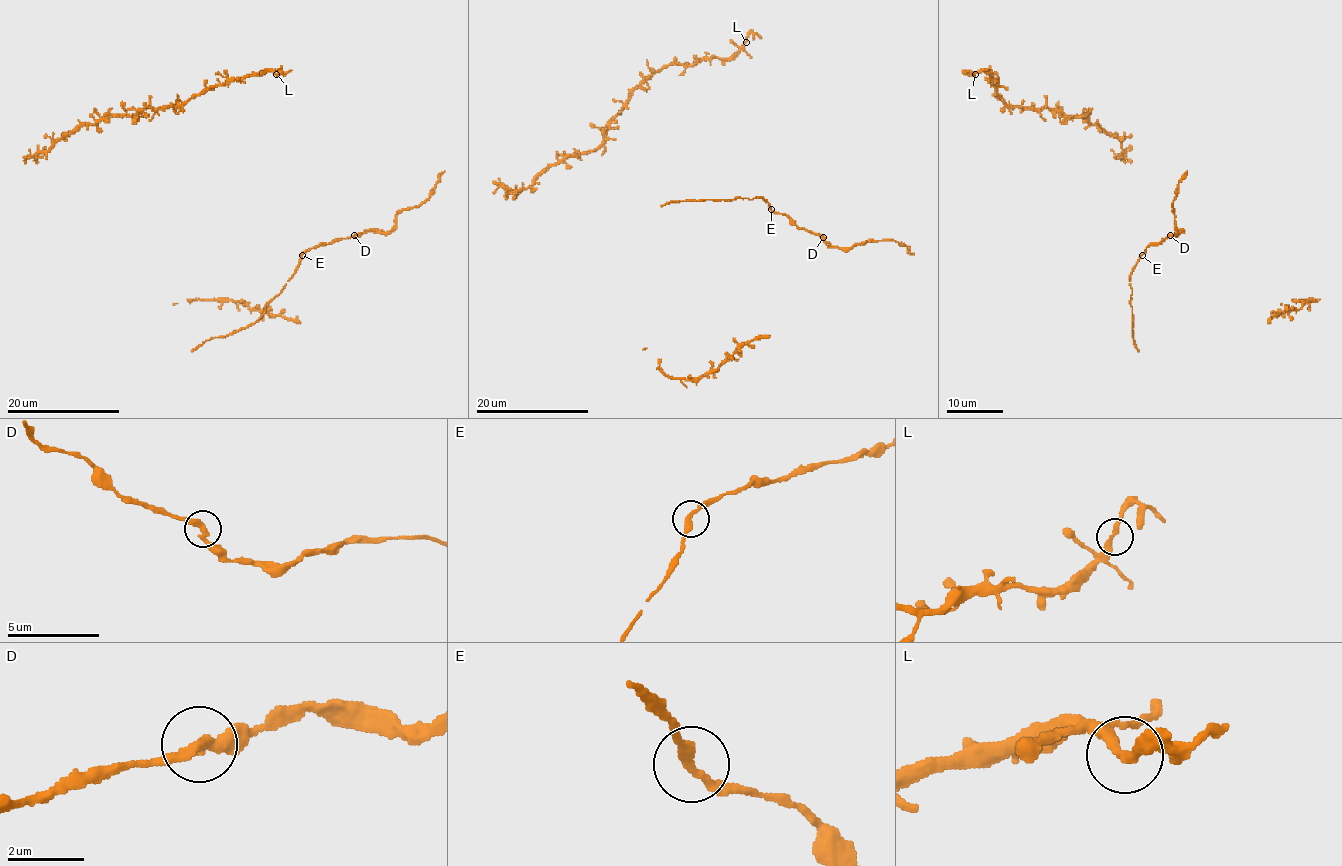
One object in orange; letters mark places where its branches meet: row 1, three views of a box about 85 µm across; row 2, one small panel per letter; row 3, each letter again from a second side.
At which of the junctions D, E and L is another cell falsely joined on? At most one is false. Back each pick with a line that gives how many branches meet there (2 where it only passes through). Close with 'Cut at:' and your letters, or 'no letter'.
Cut at: no letter

